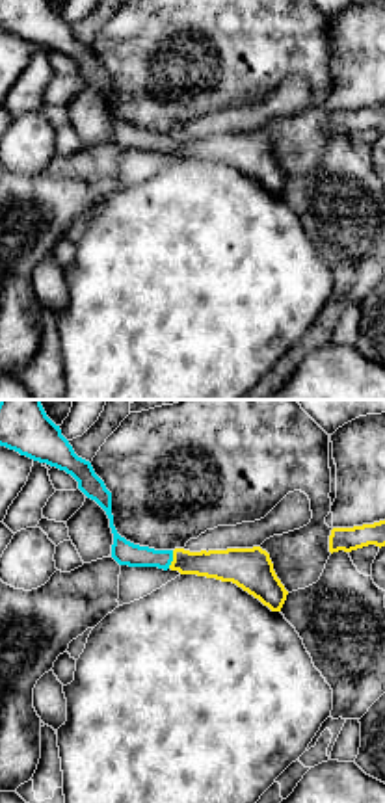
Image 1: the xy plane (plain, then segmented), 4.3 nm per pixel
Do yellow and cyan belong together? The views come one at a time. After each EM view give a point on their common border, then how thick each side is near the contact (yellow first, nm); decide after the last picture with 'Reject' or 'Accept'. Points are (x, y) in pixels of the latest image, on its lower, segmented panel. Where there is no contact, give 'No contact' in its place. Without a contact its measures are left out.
Touches yellow at (173, 560). Thickness 140 nm (yellow) against 110 nm

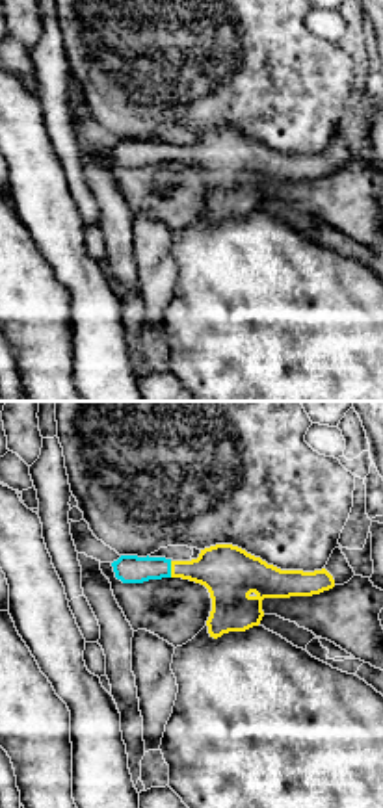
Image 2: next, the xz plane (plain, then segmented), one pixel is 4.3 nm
Touches yellow at (171, 569). Thickness 240 nm (yellow) against 130 nm

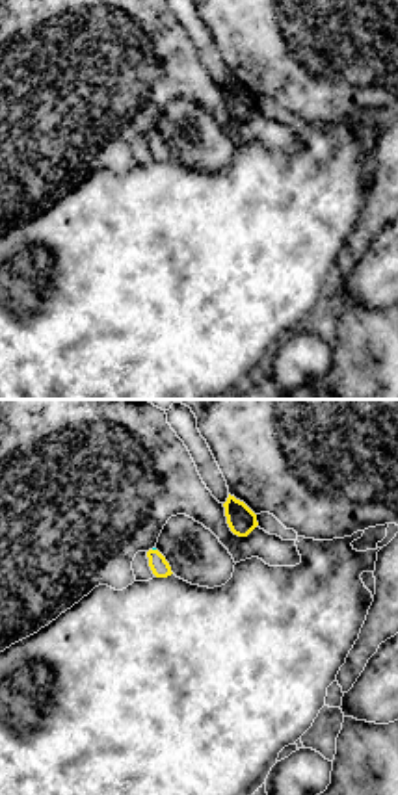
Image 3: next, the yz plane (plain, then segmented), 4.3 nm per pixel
No contact

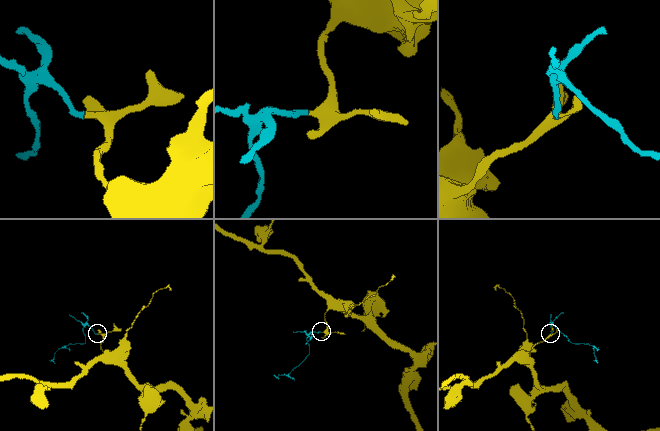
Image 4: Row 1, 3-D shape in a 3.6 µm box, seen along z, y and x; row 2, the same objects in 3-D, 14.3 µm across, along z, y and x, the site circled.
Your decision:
Accept

